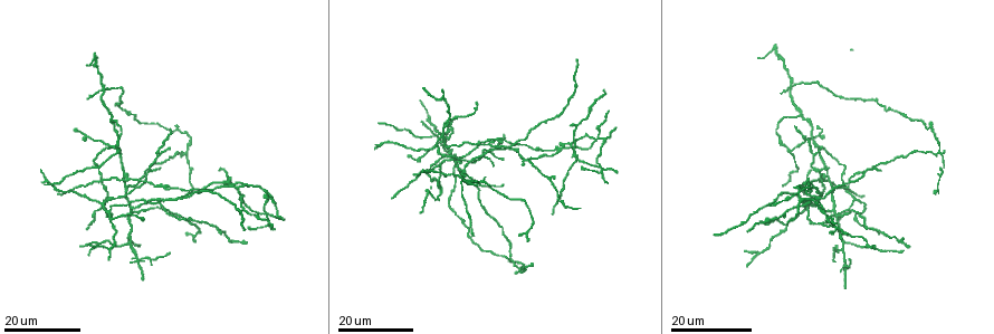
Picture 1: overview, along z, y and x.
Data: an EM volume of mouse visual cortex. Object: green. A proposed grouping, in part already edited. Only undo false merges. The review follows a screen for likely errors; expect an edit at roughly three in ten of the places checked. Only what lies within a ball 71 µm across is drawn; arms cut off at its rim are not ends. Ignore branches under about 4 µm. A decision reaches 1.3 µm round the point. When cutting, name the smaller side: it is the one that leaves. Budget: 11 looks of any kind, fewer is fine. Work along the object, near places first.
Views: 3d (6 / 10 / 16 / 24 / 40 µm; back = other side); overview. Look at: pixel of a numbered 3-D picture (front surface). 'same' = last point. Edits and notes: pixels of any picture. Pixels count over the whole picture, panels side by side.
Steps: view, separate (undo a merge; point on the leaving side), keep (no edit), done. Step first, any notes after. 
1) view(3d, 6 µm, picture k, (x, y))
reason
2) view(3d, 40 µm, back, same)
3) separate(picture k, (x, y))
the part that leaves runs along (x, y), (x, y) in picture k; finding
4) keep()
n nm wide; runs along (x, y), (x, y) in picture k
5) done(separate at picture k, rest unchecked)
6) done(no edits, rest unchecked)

view(3d, 16 µm, picture 1, (829, 218))
four or more arms meet

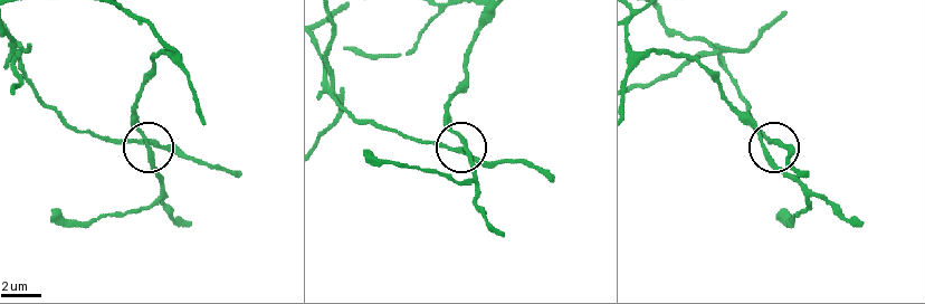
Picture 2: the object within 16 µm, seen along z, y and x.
view(3d, 10 µm, picture 2, (465, 140))
closer look

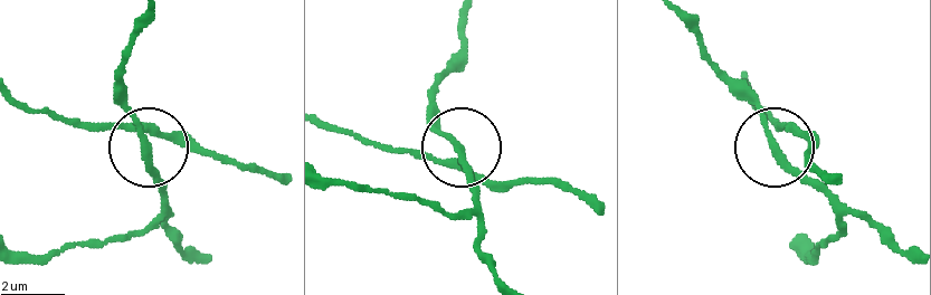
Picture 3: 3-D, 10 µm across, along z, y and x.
keep()
170 nm wide; runs along (11, 93), (148, 144), (119, 96) in picture 3; continuous, no second neuron

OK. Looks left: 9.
view(3d, 24 µm, picture 1, (800, 192))
arms part here

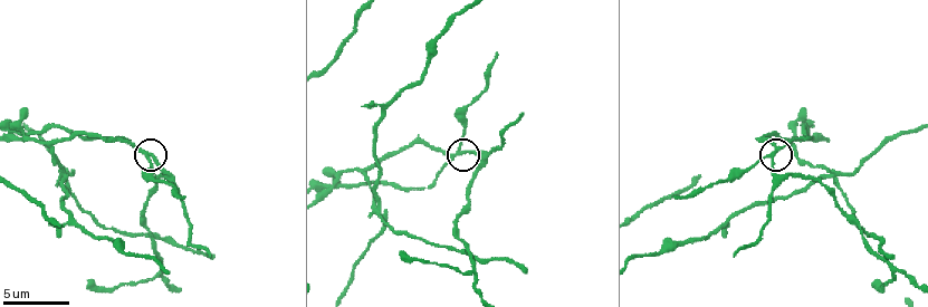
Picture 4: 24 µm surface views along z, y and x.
view(3d, 10 µm, picture 4, (146, 154))

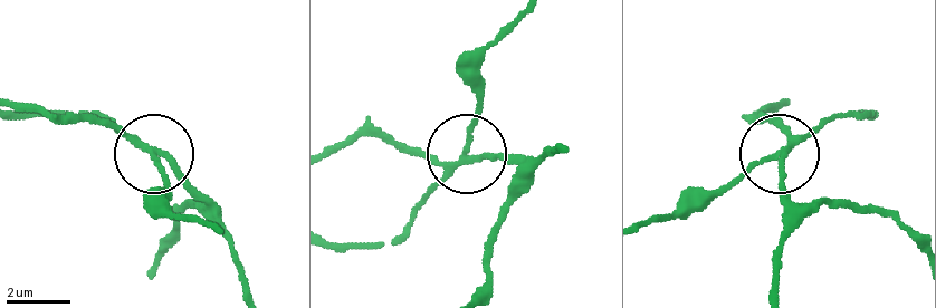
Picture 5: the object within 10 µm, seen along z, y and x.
separate(picture 5, (416, 203))
3 arms; the part that leaves runs along (446, 172), (390, 239), (334, 241) in picture 5; two neurons meet here

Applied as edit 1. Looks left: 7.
view(3d, 16 µm, picture 4, (827, 177))
four or more arms meet

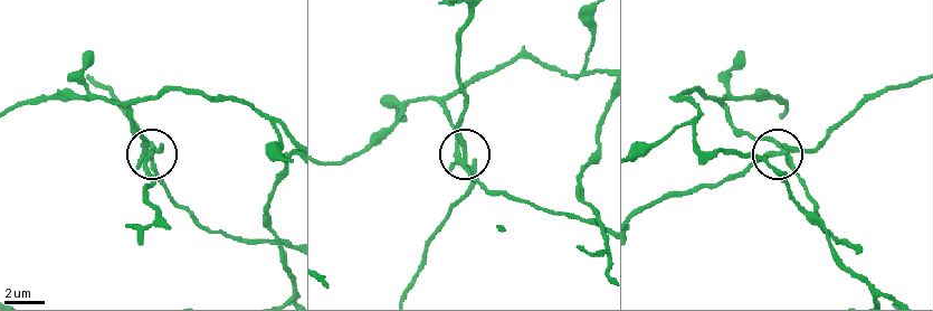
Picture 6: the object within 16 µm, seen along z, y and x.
view(3d, 16 µm, back, picture 6, (463, 155))

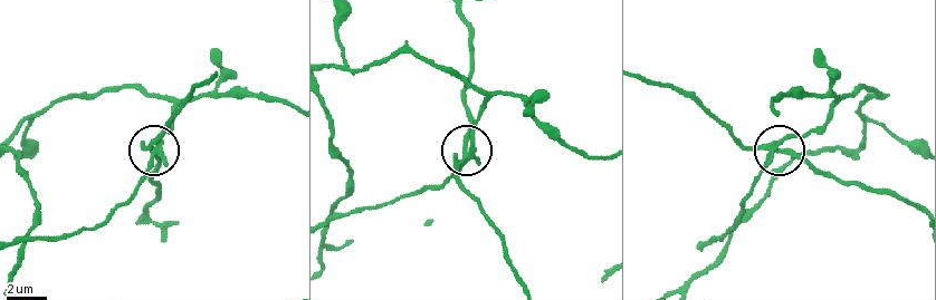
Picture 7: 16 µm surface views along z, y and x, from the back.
separate(picture 7, (149, 146))
the part that leaves runs along (462, 152), (470, 124), (473, 64), (473, 39), (462, 13) in picture 7; a second neuron is stuck on

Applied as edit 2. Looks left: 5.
view(overview)

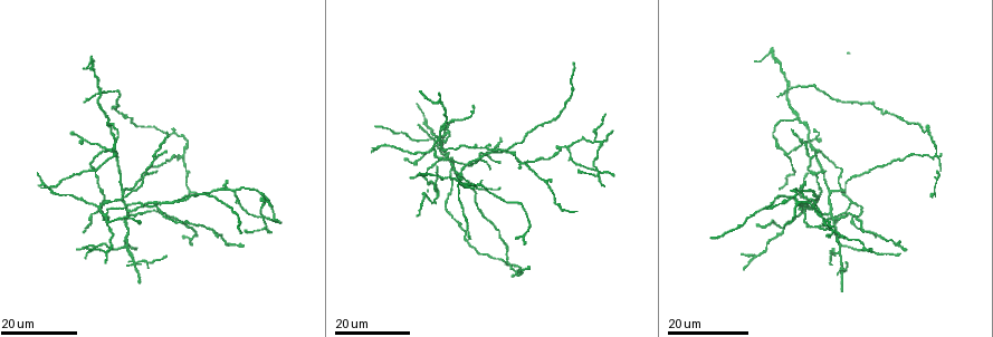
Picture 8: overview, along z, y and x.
view(3d, 24 µm, picture 8, (137, 262))
looks like a crossing

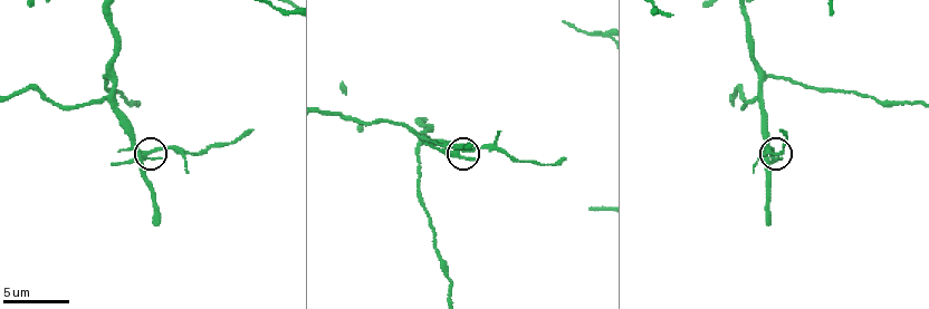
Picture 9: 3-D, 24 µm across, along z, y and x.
view(3d, 6 µm, picture 9, (459, 151))

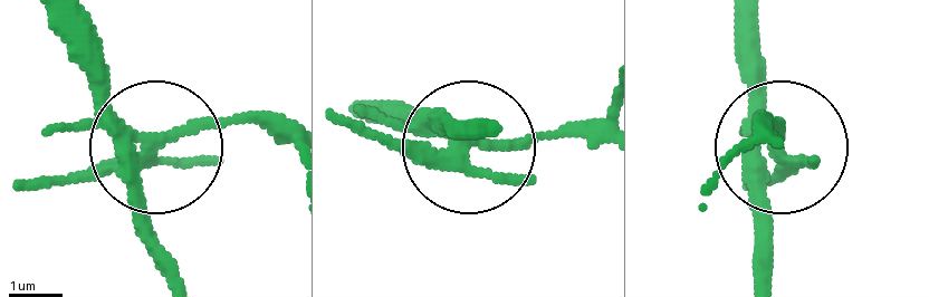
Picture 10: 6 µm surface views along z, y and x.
view(3d, 6 µm, back, picture 10, (161, 145))
other side

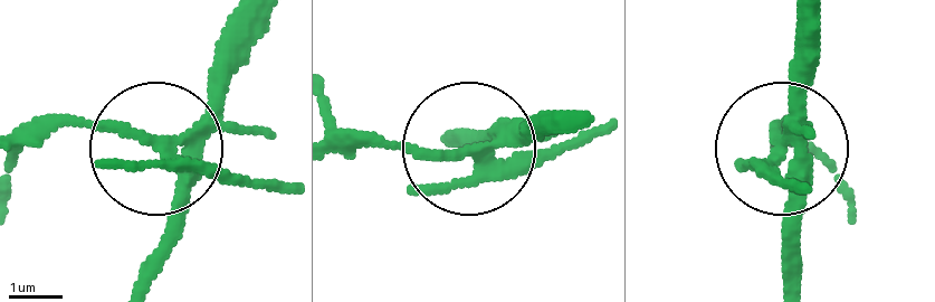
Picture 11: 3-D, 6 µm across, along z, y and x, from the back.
separate(picture 11, (261, 183))
5 arms; a second neuron is stuck on

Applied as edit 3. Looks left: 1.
done(separate at picture 5, separate at picture 7, separate at picture 11, rest unchecked)

